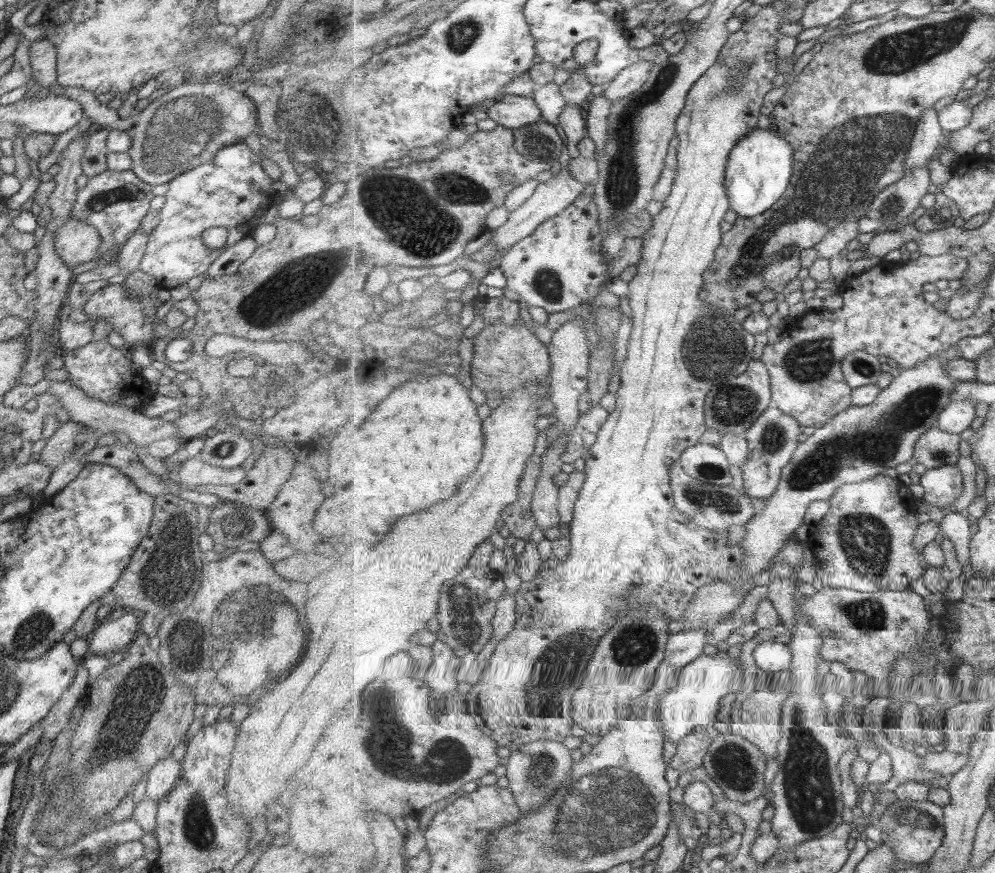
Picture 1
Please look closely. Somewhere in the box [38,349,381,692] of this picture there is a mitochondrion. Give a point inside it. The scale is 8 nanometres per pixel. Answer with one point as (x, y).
(161, 577)

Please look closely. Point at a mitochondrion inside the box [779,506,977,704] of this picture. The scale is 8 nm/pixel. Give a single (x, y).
(866, 543)

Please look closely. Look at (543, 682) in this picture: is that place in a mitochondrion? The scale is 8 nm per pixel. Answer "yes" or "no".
yes

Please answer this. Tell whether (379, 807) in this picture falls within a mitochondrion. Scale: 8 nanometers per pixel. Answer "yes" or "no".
no

